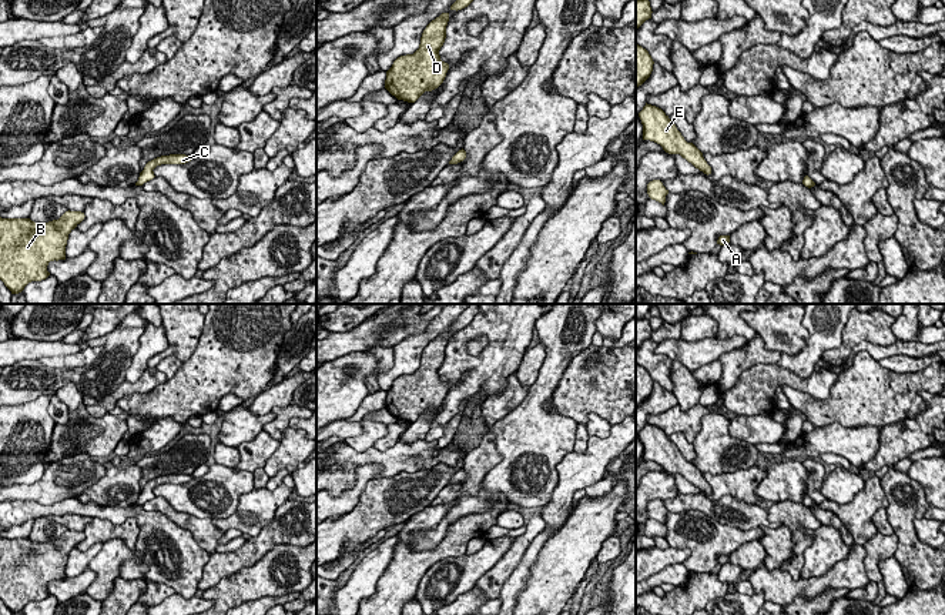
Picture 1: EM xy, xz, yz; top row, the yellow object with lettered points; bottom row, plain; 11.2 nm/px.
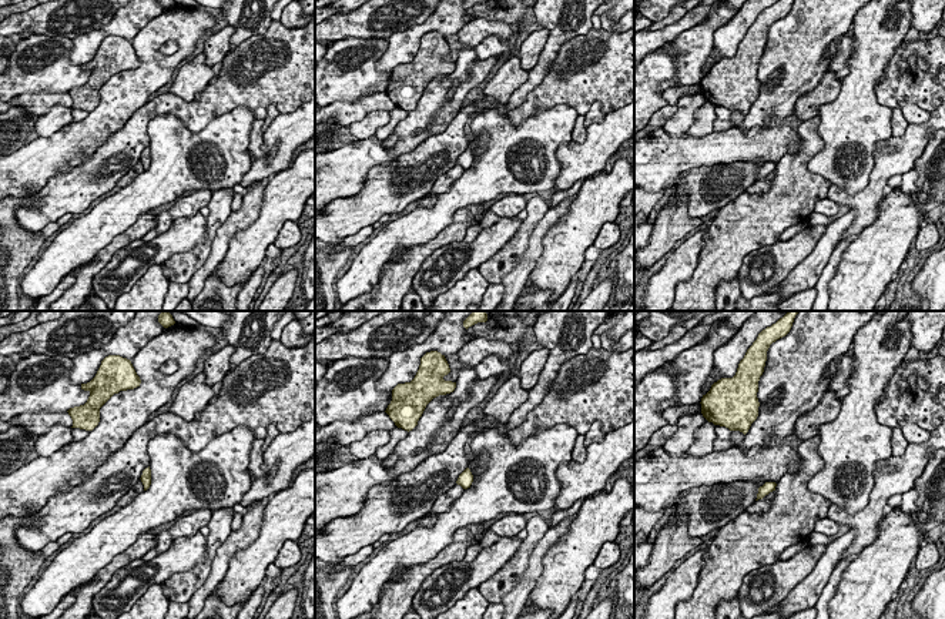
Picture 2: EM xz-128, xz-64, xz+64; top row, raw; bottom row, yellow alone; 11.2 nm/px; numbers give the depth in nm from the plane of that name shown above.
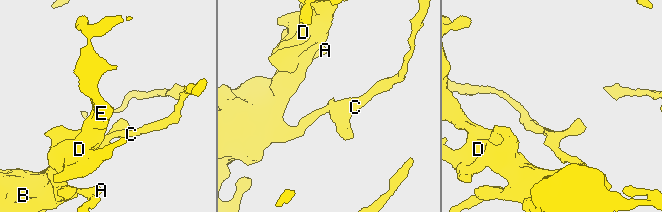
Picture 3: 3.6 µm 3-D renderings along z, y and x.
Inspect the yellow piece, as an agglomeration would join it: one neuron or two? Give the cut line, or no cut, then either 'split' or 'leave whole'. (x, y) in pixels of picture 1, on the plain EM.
no cut | leave whole

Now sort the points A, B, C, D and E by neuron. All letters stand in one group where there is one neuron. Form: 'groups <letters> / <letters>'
groups A B C D E

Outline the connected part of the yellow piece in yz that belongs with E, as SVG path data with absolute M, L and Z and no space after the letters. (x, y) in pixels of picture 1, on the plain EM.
M646 422L639 437L643 444L643 459L660 464L668 474L680 474L704 494L711 494L711 487L704 479L703 472L693 462L684 459L661 428Z

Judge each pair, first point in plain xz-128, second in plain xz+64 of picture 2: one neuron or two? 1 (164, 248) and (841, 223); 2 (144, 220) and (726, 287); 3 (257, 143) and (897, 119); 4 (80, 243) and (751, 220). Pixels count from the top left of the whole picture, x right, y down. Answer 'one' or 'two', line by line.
1: two
2: two
3: one
4: two

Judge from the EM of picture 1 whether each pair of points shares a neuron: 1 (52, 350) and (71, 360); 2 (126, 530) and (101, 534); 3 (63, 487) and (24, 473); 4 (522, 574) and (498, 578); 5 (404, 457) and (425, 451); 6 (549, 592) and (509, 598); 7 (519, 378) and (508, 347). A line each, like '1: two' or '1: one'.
1: two
2: one
3: two
4: two
5: one
6: two
7: two

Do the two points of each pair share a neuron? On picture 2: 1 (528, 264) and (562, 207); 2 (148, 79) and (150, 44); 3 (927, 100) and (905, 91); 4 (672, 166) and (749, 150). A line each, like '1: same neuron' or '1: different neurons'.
1: same neuron
2: same neuron
3: same neuron
4: same neuron

